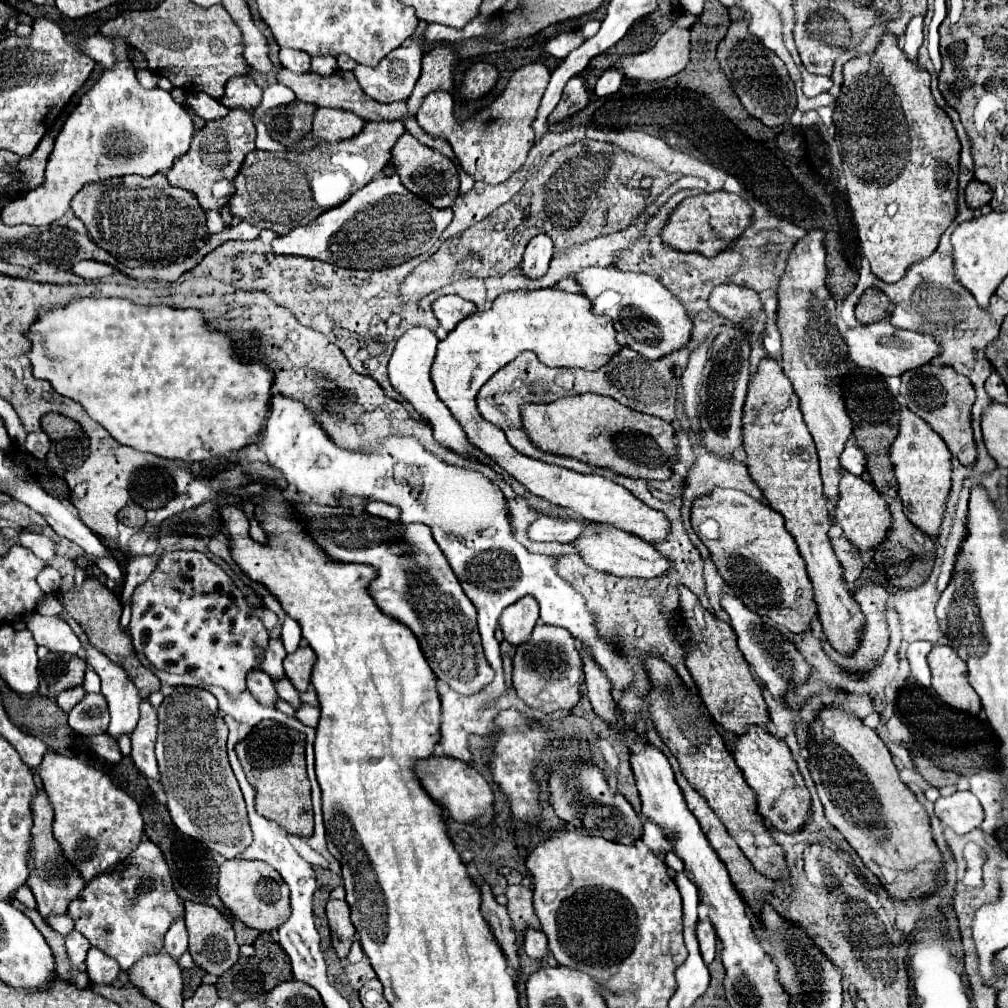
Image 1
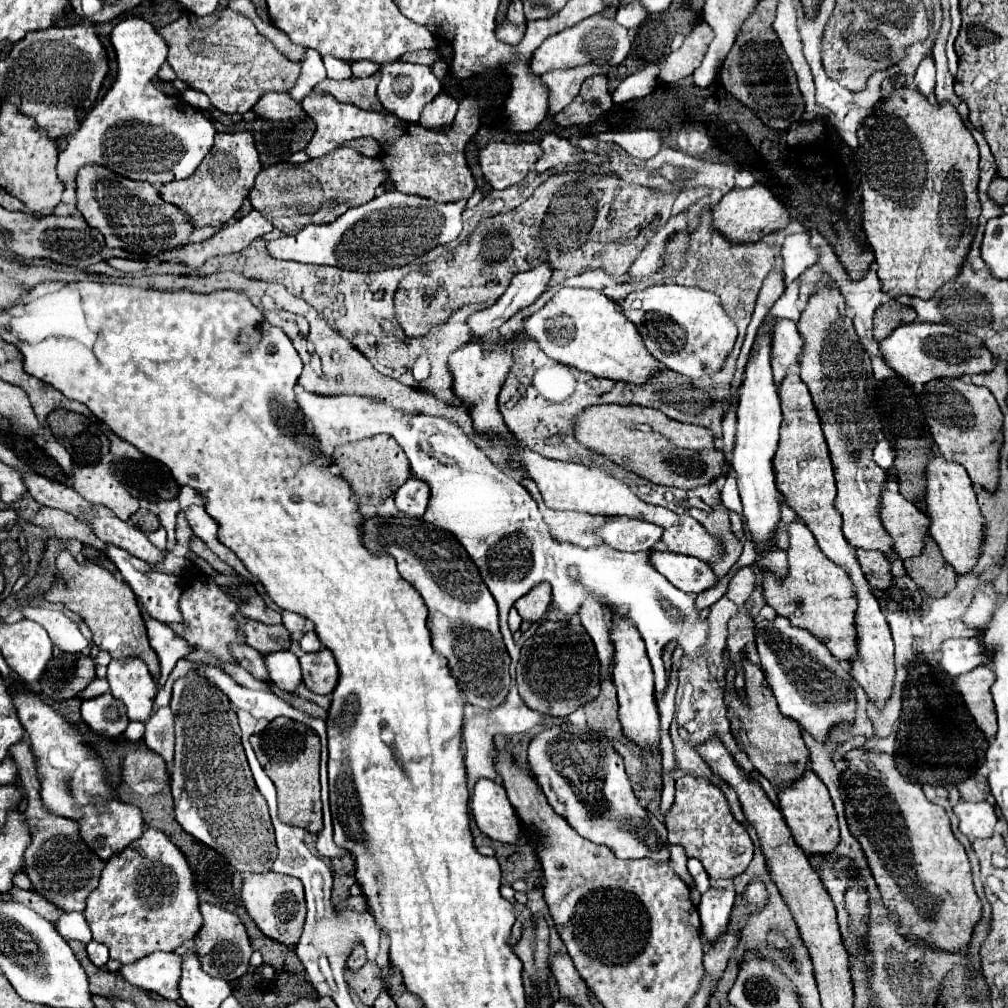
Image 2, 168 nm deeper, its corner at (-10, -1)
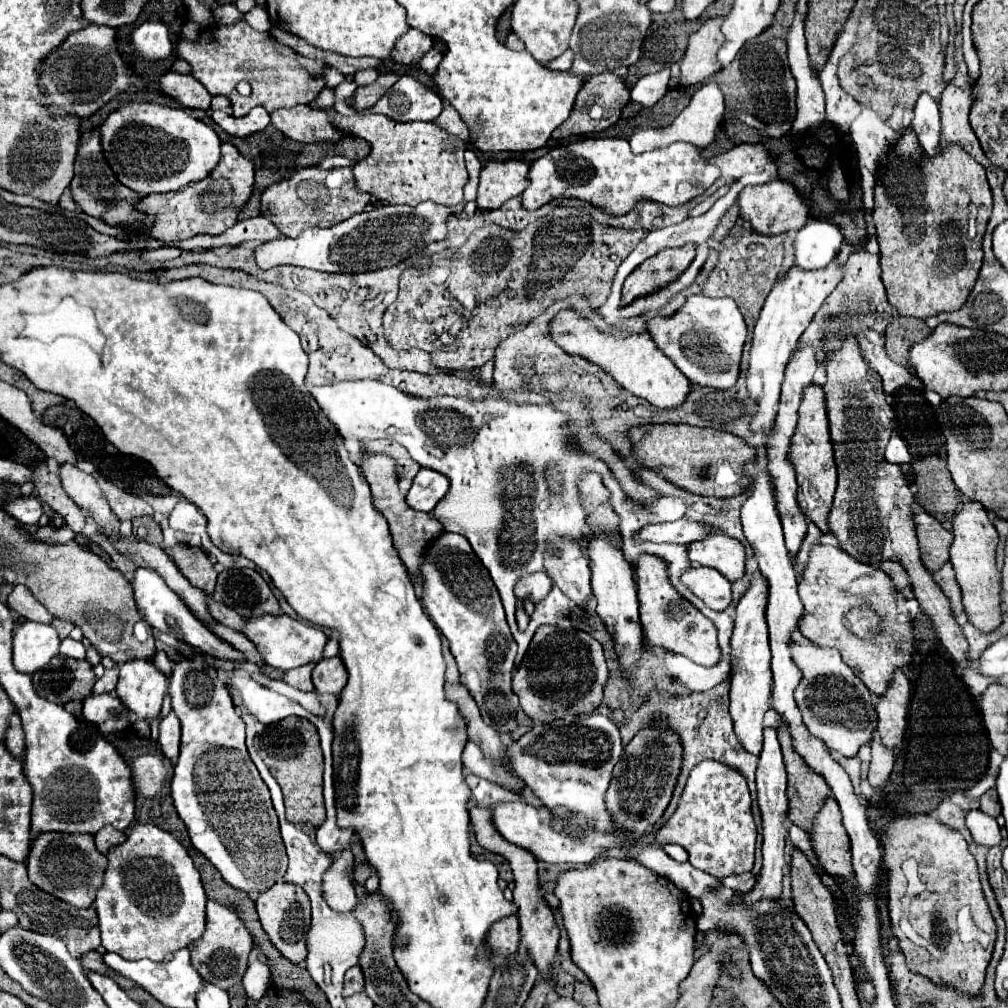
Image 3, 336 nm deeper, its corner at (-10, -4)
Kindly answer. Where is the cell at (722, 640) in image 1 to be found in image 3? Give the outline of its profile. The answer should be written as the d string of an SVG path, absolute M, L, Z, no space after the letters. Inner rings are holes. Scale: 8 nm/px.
M780 720L780 726L774 728L782 746L784 754L784 766L788 772L788 818L804 828L810 830L810 820L814 818L814 812L822 806L822 800L828 796L828 784L826 780L808 768L808 764L802 760L802 756L792 746L792 734L784 720Z

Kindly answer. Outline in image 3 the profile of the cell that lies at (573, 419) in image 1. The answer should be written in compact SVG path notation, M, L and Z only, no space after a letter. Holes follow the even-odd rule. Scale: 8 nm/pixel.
M642 424L628 428L628 438L632 442L632 458L638 464L658 472L674 486L684 488L692 494L728 498L740 494L746 488L746 480L742 476L742 464L750 460L750 456L754 456L754 448L730 432L714 430L714 428L696 428L686 424ZM714 460L718 464L730 462L730 468L736 472L738 480L730 486L716 484L710 472Z

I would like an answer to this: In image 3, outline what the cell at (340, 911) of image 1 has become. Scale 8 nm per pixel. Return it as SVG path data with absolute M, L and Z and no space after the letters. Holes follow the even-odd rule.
M354 966L346 972L346 980L344 980L344 996L350 996L350 994L356 994L364 988L364 976L362 976L362 970L360 966Z

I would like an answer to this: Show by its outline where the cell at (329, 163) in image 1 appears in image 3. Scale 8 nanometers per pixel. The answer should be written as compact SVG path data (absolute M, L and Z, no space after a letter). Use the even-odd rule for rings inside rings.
M318 166L302 168L292 178L280 180L268 186L262 192L262 208L260 214L276 224L276 228L288 236L296 238L310 226L334 226L358 212L364 212L370 202L370 194L360 192L354 184L352 168L332 168L322 170Z

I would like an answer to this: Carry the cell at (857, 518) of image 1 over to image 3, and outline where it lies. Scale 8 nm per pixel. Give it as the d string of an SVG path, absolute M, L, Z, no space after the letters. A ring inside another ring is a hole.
M924 510L914 512L912 522L916 526L916 538L920 544L922 562L932 572L932 568L942 566L948 560L950 532L942 528L942 524Z

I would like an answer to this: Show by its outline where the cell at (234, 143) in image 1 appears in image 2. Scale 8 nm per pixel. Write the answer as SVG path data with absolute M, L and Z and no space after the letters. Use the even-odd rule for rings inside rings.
M216 133L216 143L206 155L206 159L198 165L194 175L182 181L166 183L158 189L160 197L172 205L178 205L192 221L194 229L212 225L222 227L234 213L240 209L242 201L248 197L254 187L254 179L260 173L260 159L254 147L254 139L250 133Z

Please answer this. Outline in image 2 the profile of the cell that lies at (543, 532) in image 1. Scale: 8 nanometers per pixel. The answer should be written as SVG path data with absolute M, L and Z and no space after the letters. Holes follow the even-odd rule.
M612 519L606 527L598 529L600 535L610 547L618 551L650 551L662 537L662 527L642 521L642 519Z

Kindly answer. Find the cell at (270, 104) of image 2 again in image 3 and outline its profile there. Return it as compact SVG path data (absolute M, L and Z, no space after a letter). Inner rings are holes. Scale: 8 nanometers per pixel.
M306 104L294 108L278 108L270 112L272 126L276 126L284 136L298 142L322 142L340 140L342 134L334 130L328 122L324 110L314 110Z

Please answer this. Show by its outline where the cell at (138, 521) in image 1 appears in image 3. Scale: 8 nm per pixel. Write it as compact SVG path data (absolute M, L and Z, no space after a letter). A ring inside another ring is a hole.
M142 516L142 518L134 518L132 520L134 526L134 536L142 538L150 544L158 544L162 542L162 530L158 526L158 522L152 516Z

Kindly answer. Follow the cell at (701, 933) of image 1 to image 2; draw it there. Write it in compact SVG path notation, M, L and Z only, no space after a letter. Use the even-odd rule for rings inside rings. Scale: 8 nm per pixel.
M712 887L706 891L706 895L702 895L702 903L698 909L700 909L702 935L706 937L706 945L712 945L726 931L734 899L736 899L734 887L730 889Z

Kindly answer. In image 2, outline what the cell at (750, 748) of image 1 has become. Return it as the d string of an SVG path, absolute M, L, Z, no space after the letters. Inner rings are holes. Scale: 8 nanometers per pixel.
M806 771L802 779L794 781L790 787L780 789L780 811L796 839L796 843L810 855L828 855L840 843L840 829L836 811L830 799L826 785L814 775L814 771Z

